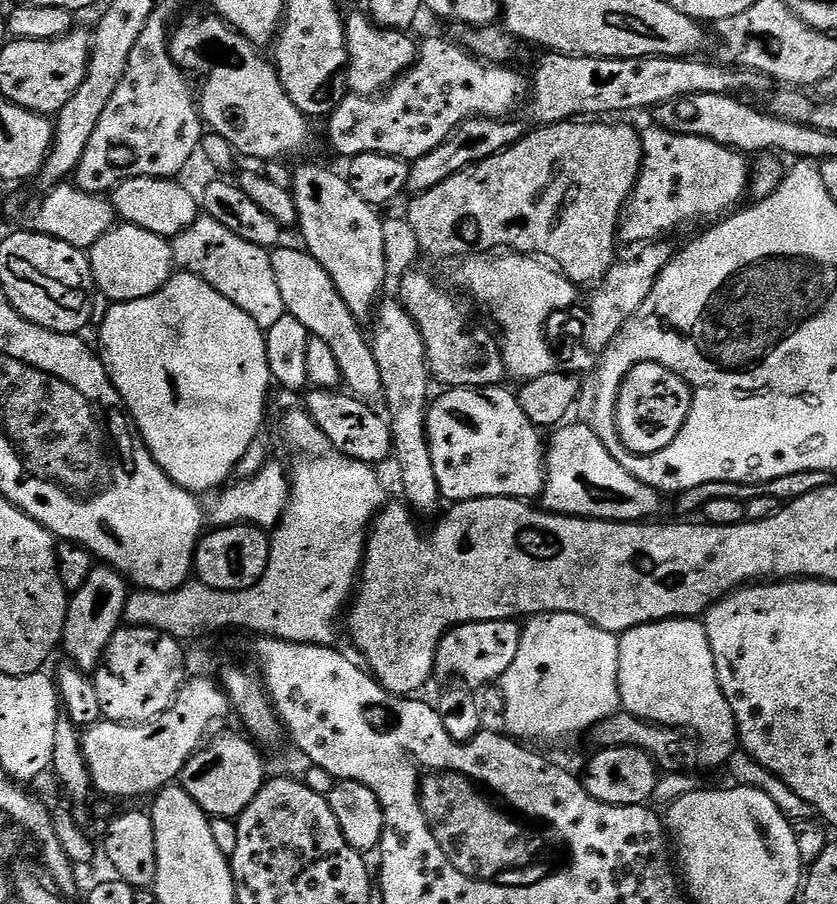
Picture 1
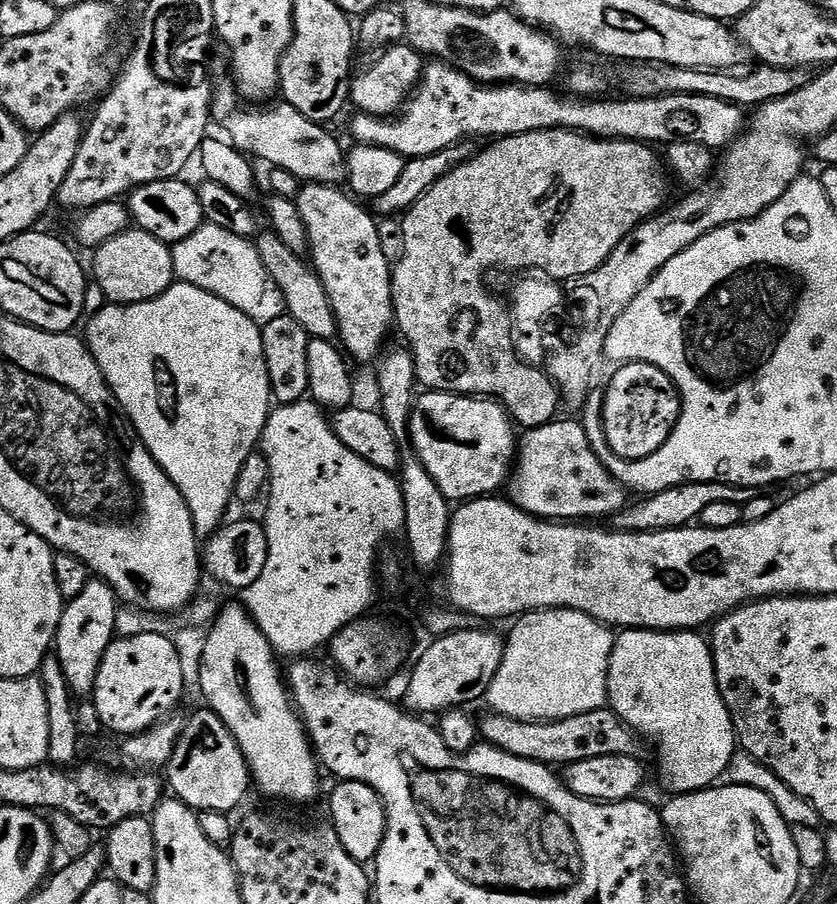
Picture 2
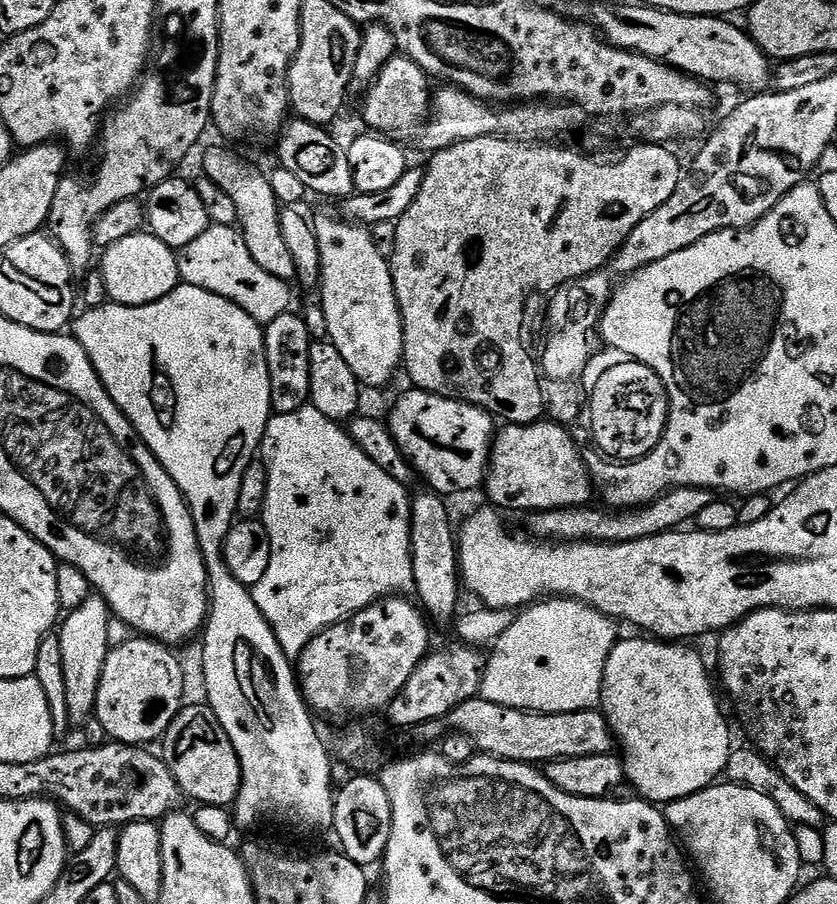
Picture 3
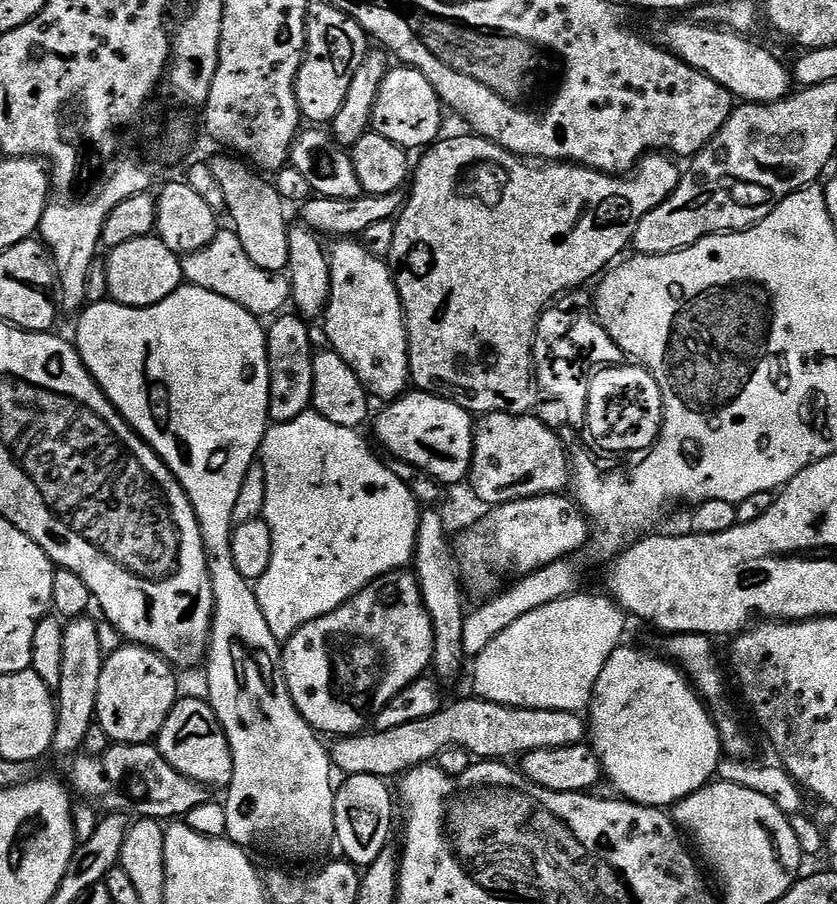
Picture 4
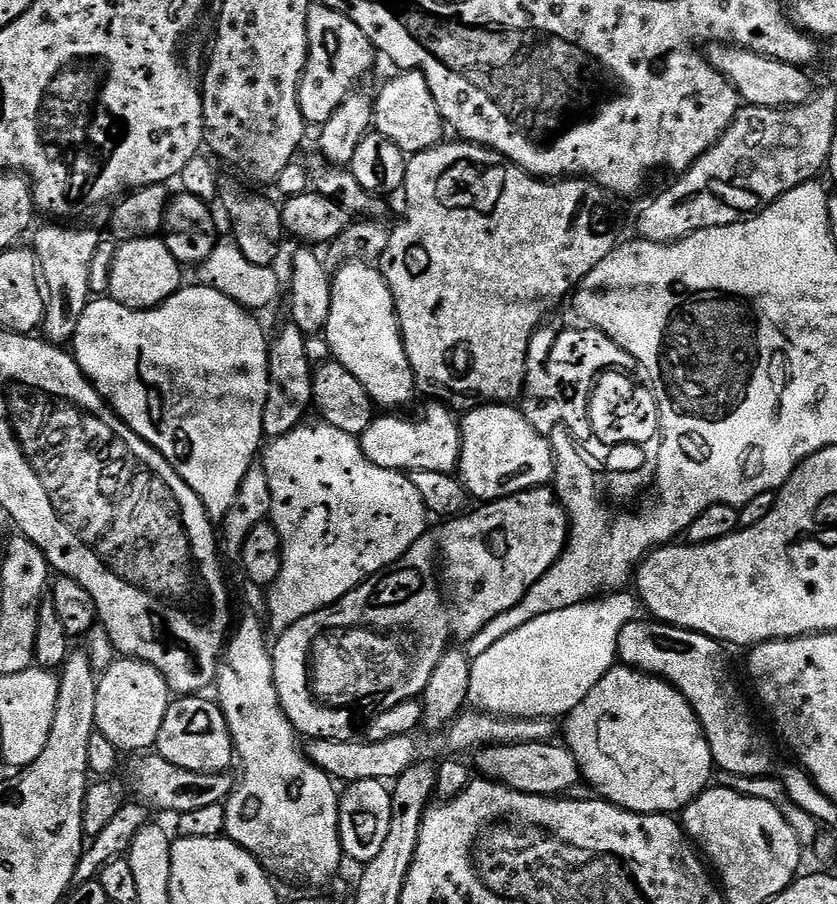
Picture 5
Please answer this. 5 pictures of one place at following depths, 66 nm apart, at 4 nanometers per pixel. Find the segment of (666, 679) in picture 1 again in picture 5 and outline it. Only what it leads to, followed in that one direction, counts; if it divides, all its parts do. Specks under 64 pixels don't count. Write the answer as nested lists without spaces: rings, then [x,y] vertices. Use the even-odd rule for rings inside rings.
[[[627,666],[611,668],[602,682],[586,694],[583,702],[574,706],[563,724],[563,743],[574,754],[586,784],[588,780],[597,797],[607,800],[609,804],[617,804],[627,812],[679,813],[709,787],[713,779],[712,751],[696,711],[673,684],[667,684],[659,676],[650,676]]]

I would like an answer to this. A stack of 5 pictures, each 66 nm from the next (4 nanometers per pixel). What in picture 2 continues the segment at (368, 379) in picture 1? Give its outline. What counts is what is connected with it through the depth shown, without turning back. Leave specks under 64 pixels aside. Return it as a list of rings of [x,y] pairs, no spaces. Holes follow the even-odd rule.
[[[271,230],[261,231],[254,243],[258,250],[258,258],[262,258],[262,266],[274,278],[278,290],[284,295],[284,306],[287,315],[293,316],[308,331],[309,337],[317,340],[332,340],[337,335],[334,310],[330,306],[330,298],[322,286],[319,276],[310,267],[309,261],[301,253],[290,250],[282,238],[278,238]]]

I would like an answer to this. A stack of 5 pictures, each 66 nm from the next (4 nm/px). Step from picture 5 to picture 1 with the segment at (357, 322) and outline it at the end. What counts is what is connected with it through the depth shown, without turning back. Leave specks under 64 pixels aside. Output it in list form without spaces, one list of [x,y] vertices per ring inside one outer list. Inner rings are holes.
[[[304,164],[300,169],[295,169],[292,172],[292,186],[291,194],[296,203],[296,209],[298,210],[298,232],[304,235],[303,247],[306,249],[309,256],[313,256],[315,260],[322,266],[322,270],[326,270],[326,274],[330,274],[330,282],[334,282],[334,286],[338,290],[338,294],[342,296],[342,302],[352,311],[353,315],[360,322],[366,321],[368,316],[373,315],[374,309],[377,307],[378,301],[381,299],[380,291],[384,288],[384,279],[390,276],[388,267],[386,266],[386,242],[382,239],[382,226],[384,220],[382,216],[379,216],[377,209],[371,204],[367,204],[362,198],[358,198],[358,194],[354,194],[354,190],[350,186],[350,182],[343,175],[340,176],[336,172],[331,172],[328,168],[323,168],[320,164]]]

